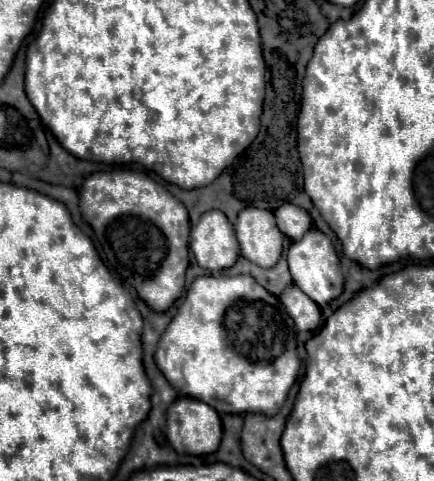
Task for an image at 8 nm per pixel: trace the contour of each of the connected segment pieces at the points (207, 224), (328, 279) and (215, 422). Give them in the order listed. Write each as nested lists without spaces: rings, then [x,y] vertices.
[[[208,211],[200,217],[198,225],[192,227],[192,235],[190,235],[190,251],[194,253],[196,261],[200,267],[210,269],[210,271],[222,271],[232,267],[238,257],[240,257],[240,247],[238,247],[238,239],[234,233],[232,223],[228,221],[228,217],[222,211]]]
[[[318,229],[308,231],[308,235],[304,235],[304,239],[294,241],[290,245],[290,249],[288,249],[288,267],[290,267],[290,273],[292,273],[294,285],[298,285],[320,307],[334,301],[342,293],[344,275],[340,271],[338,255],[336,255],[330,239]]]
[[[180,397],[168,407],[166,417],[166,437],[178,453],[206,455],[218,449],[222,423],[210,405],[198,399]]]

